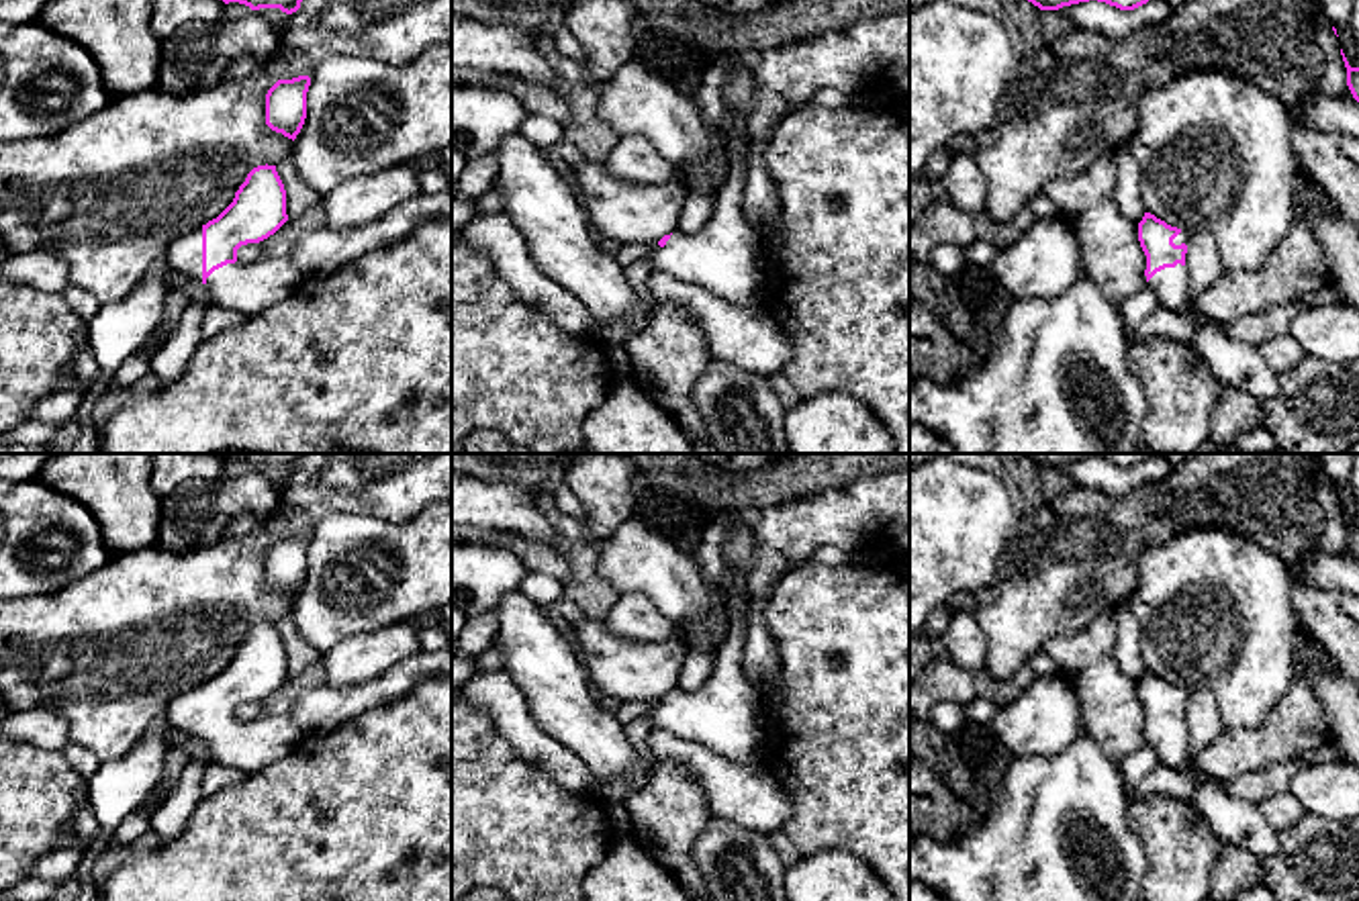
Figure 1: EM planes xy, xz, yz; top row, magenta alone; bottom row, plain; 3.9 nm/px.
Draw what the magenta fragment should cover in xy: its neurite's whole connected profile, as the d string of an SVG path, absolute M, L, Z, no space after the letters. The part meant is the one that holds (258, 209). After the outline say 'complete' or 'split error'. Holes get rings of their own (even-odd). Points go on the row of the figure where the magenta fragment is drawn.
M257 165L217 219L178 237L168 247L168 266L202 282L215 306L245 317L262 315L290 298L307 276L290 255L262 255L243 264L237 259L237 249L268 239L286 221L286 190L276 165Z; split error

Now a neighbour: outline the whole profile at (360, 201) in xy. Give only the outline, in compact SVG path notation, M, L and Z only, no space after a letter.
M403 163L341 182L323 198L325 227L341 231L376 223L421 192L417 174L419 163Z

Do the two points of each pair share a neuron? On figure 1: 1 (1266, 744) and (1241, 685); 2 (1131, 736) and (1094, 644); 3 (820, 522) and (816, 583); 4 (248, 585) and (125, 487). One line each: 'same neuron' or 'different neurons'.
1: different neurons
2: same neuron
3: different neurons
4: different neurons

